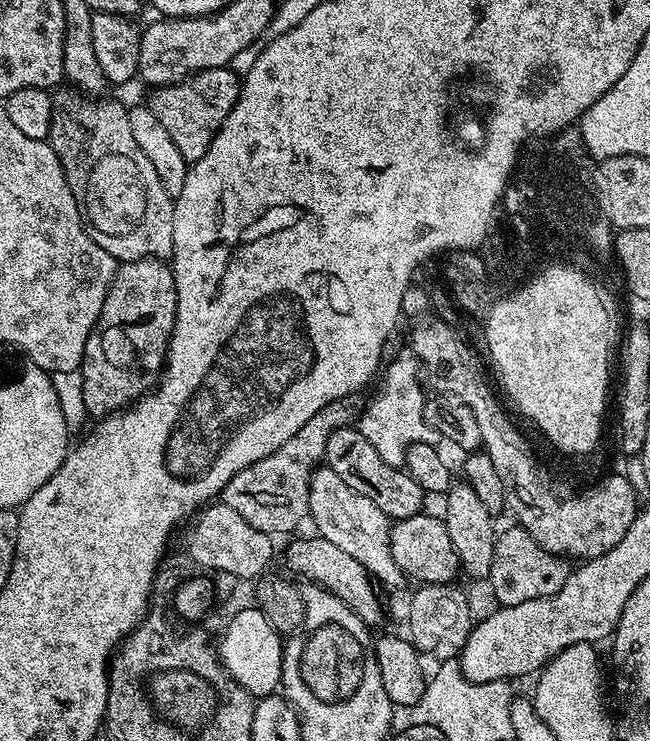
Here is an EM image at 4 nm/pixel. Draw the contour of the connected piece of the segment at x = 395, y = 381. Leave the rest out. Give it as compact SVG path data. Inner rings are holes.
M411 359L408 360L398 361L389 370L388 377L384 380L384 389L381 390L380 397L369 408L361 411L358 421L358 431L366 438L366 442L370 442L370 446L374 446L374 450L378 450L378 454L382 457L382 462L399 469L405 467L404 456L408 452L408 445L417 444L418 442L436 444L438 440L438 433L430 423L429 417L428 420L424 417L424 408L426 412L426 400L424 404L425 385L422 383L421 377L420 380L416 377L417 365Z

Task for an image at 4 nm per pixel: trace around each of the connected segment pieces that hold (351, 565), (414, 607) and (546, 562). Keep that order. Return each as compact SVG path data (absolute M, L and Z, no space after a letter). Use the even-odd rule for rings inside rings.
M313 535L313 540L296 540L284 552L284 564L293 572L291 575L305 576L305 581L315 582L330 594L334 594L362 622L368 625L369 629L377 630L384 624L384 604L380 601L380 596L376 593L377 585L374 583L373 576L367 572L361 563L355 558L350 558L349 554L334 546L333 543L323 539L320 535Z
M455 583L451 584L426 584L417 587L413 594L412 601L408 604L408 631L411 644L425 657L433 656L436 662L456 660L460 651L466 646L468 635L472 633L474 615L472 616L472 604L462 589L456 588Z
M511 527L505 532L501 531L496 537L493 566L486 579L488 584L492 583L492 592L497 600L495 603L509 608L518 606L518 602L530 602L534 598L558 594L568 577L569 561L564 556L555 556L542 550L542 546L538 546L538 542L530 538L526 529Z

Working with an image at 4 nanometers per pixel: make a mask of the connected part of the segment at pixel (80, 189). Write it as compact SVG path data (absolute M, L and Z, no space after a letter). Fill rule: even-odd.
M68 86L52 92L52 117L50 118L47 141L51 144L58 162L66 174L66 182L74 194L80 217L84 219L84 228L90 234L90 238L94 238L94 242L98 242L98 246L102 246L102 250L106 250L106 254L113 256L117 262L141 260L144 256L171 257L172 247L174 246L174 197L166 194L166 190L158 178L158 170L154 170L154 162L150 162L150 158L146 158L146 154L142 154L142 146L138 146L138 142L134 142L134 134L130 130L128 108L125 105L120 105L116 100L100 99L104 98L89 98Z

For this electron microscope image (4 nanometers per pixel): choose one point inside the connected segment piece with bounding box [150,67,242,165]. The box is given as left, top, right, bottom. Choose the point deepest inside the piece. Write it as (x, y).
(192, 110)

